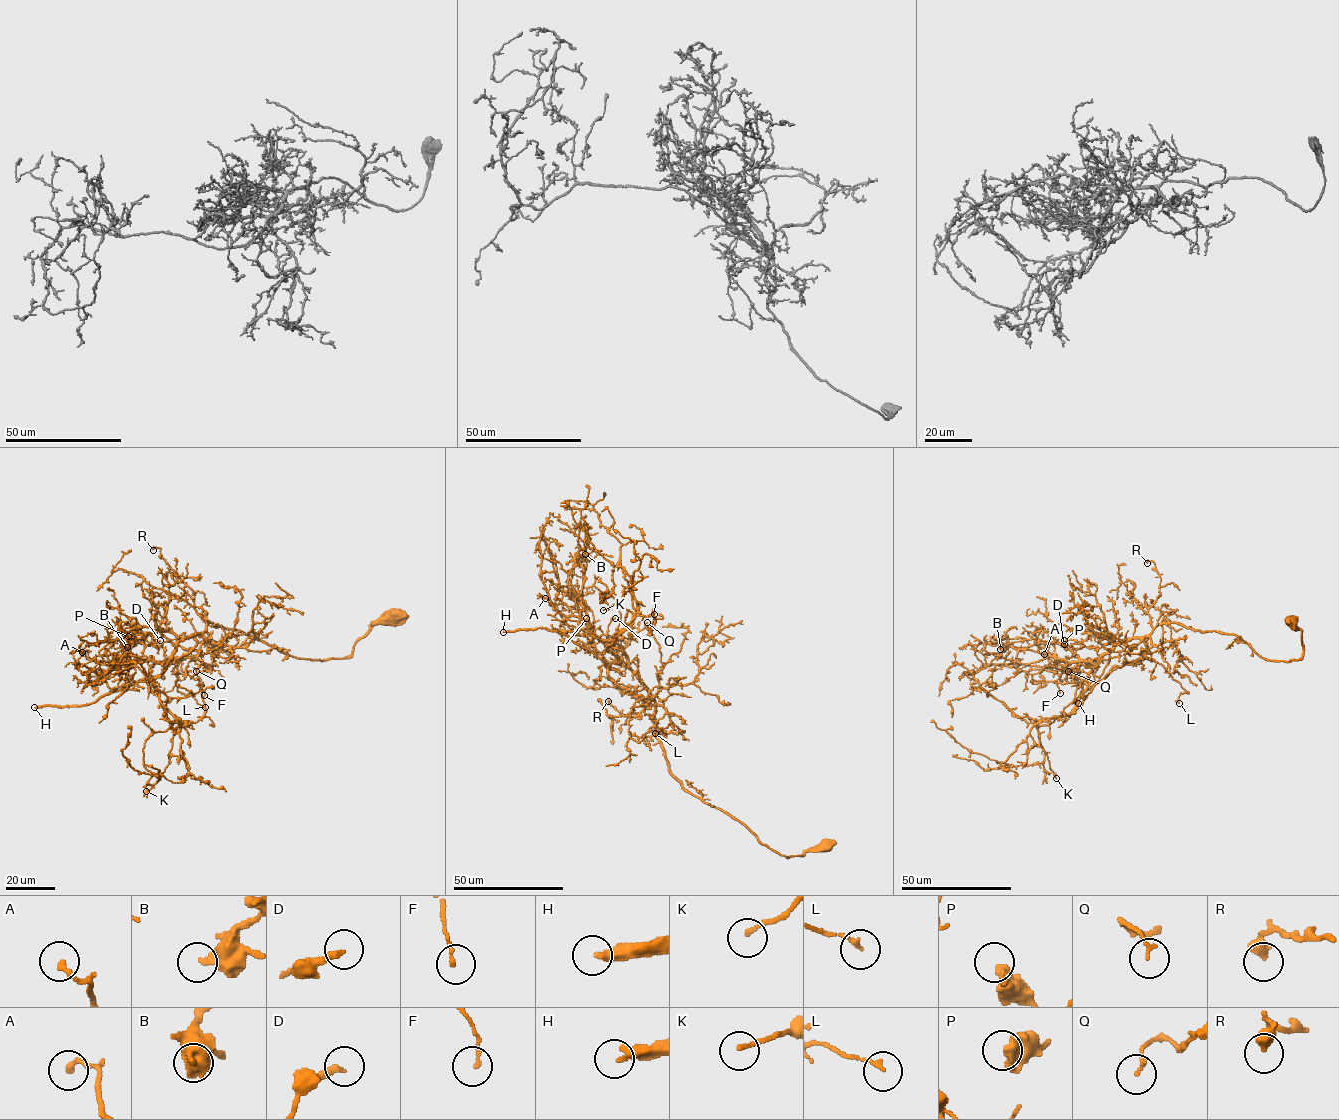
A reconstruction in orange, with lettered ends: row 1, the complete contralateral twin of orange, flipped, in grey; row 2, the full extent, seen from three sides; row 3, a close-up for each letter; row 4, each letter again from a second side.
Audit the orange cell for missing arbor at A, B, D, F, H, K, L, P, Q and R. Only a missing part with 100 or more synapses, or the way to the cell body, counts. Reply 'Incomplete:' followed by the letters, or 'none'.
Incomplete: H

